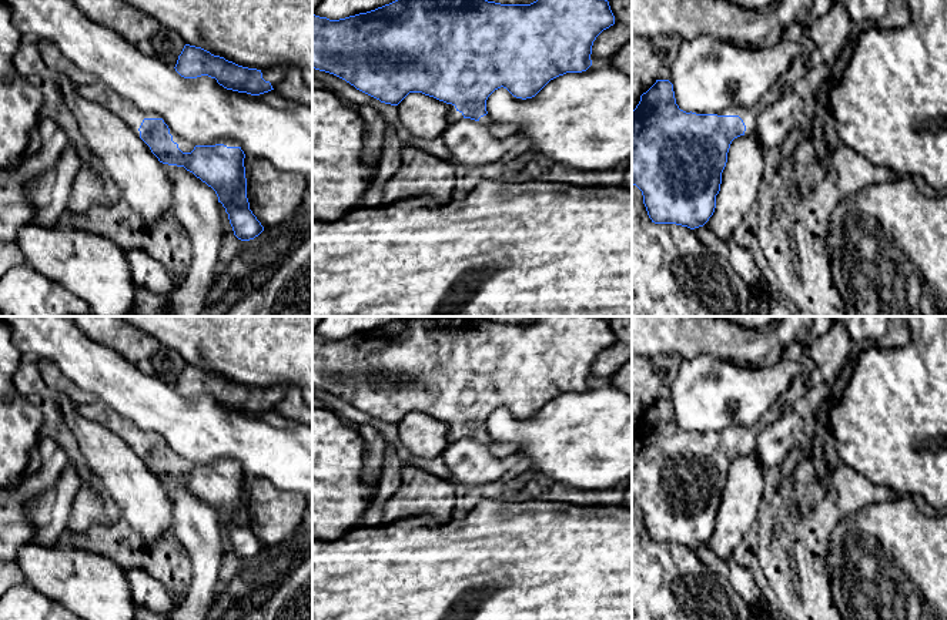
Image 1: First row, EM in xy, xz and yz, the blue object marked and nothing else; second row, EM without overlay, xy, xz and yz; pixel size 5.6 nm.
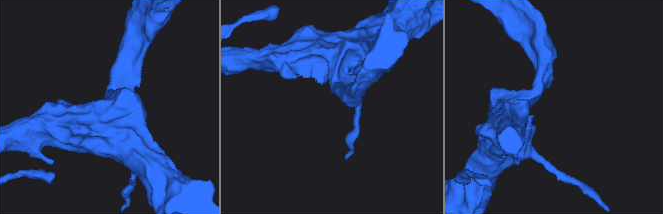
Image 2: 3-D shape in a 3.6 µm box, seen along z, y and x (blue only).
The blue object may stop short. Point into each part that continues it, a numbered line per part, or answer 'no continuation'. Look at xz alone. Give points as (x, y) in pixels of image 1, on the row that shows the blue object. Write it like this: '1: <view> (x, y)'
1: xz (452, 114)

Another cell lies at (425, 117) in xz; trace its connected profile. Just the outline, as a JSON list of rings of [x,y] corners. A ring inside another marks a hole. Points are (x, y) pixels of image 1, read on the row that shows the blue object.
[[[409,93],[396,108],[399,121],[416,138],[438,138],[451,124],[448,104],[422,93]]]

